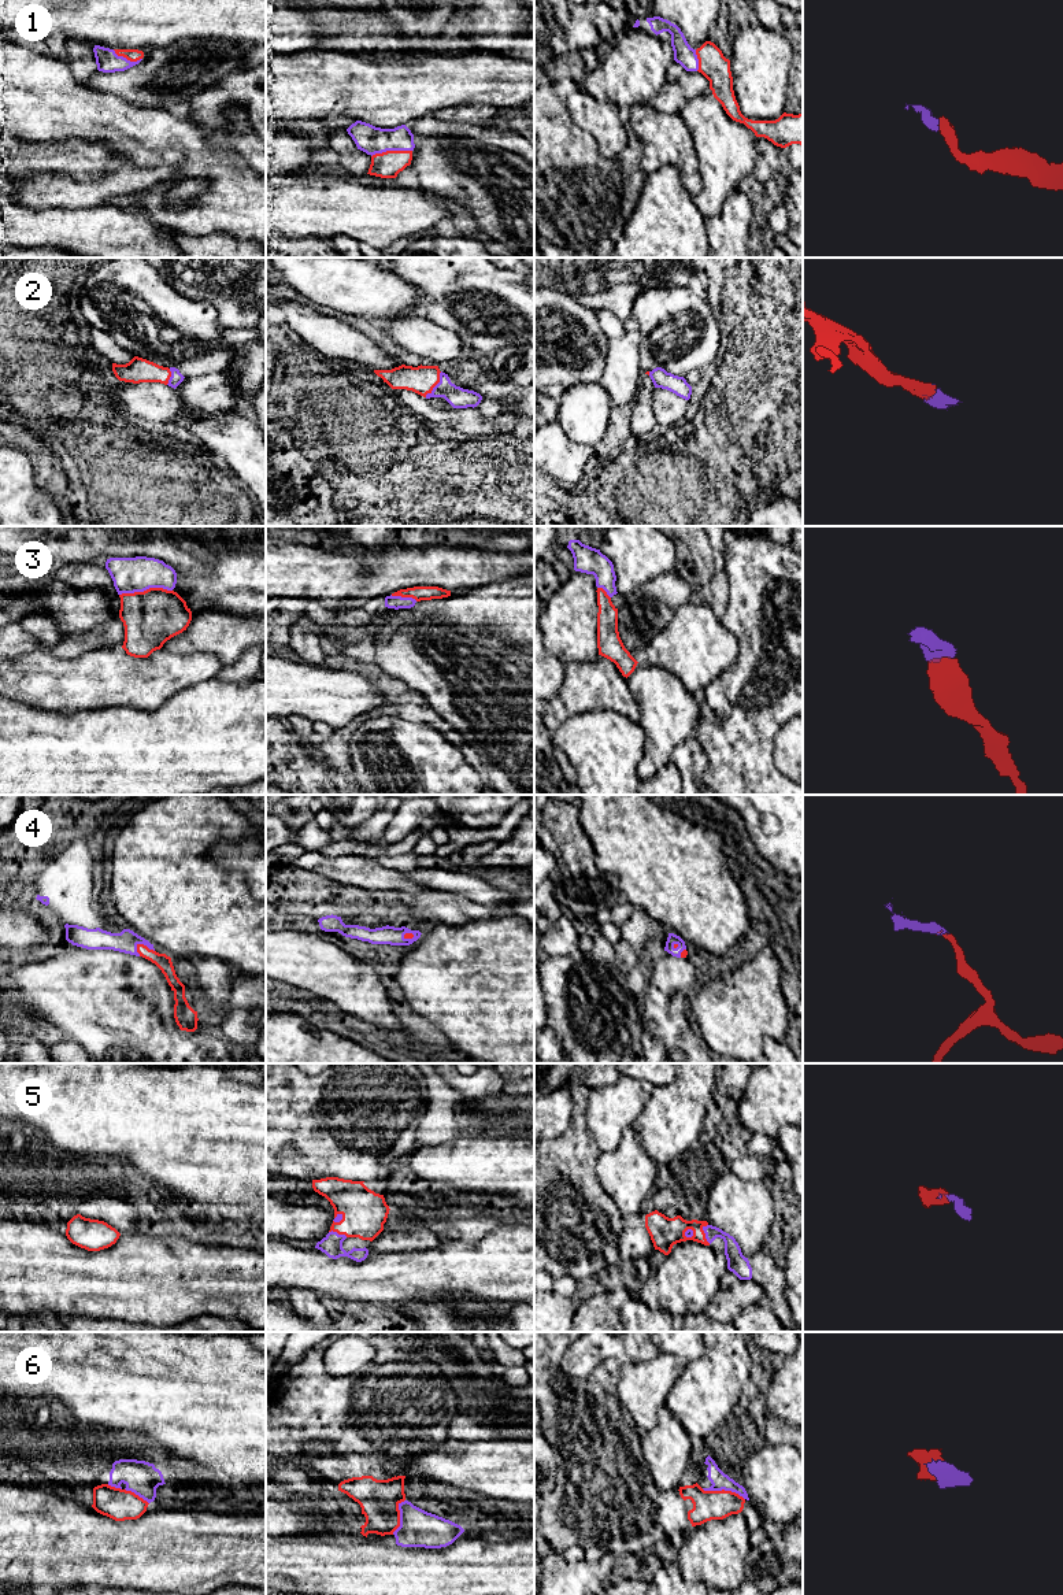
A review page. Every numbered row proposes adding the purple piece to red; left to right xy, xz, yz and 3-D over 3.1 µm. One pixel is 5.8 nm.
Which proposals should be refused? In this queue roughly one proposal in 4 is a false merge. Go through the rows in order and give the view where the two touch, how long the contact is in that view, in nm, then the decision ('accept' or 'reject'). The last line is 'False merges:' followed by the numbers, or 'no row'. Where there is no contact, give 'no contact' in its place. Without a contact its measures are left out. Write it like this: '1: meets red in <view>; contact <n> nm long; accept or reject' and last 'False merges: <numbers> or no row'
1: meets red in xz; contact 240 nm long; accept
2: meets red in xz; contact 180 nm long; accept
3: meets red in xy; contact 320 nm long; accept
4: meets red in xy; contact 120 nm long; accept
5: meets red in yz; contact 120 nm long; accept
6: meets red in yz; contact 260 nm long; reject
False merges: 6

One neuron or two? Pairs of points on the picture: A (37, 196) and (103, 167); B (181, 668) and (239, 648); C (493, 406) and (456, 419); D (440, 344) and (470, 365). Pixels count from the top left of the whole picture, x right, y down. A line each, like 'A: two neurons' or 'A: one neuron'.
A: one neuron
B: two neurons
C: two neurons
D: two neurons

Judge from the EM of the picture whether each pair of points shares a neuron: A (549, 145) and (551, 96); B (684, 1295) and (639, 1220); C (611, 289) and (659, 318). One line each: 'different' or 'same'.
A: same
B: different
C: different

